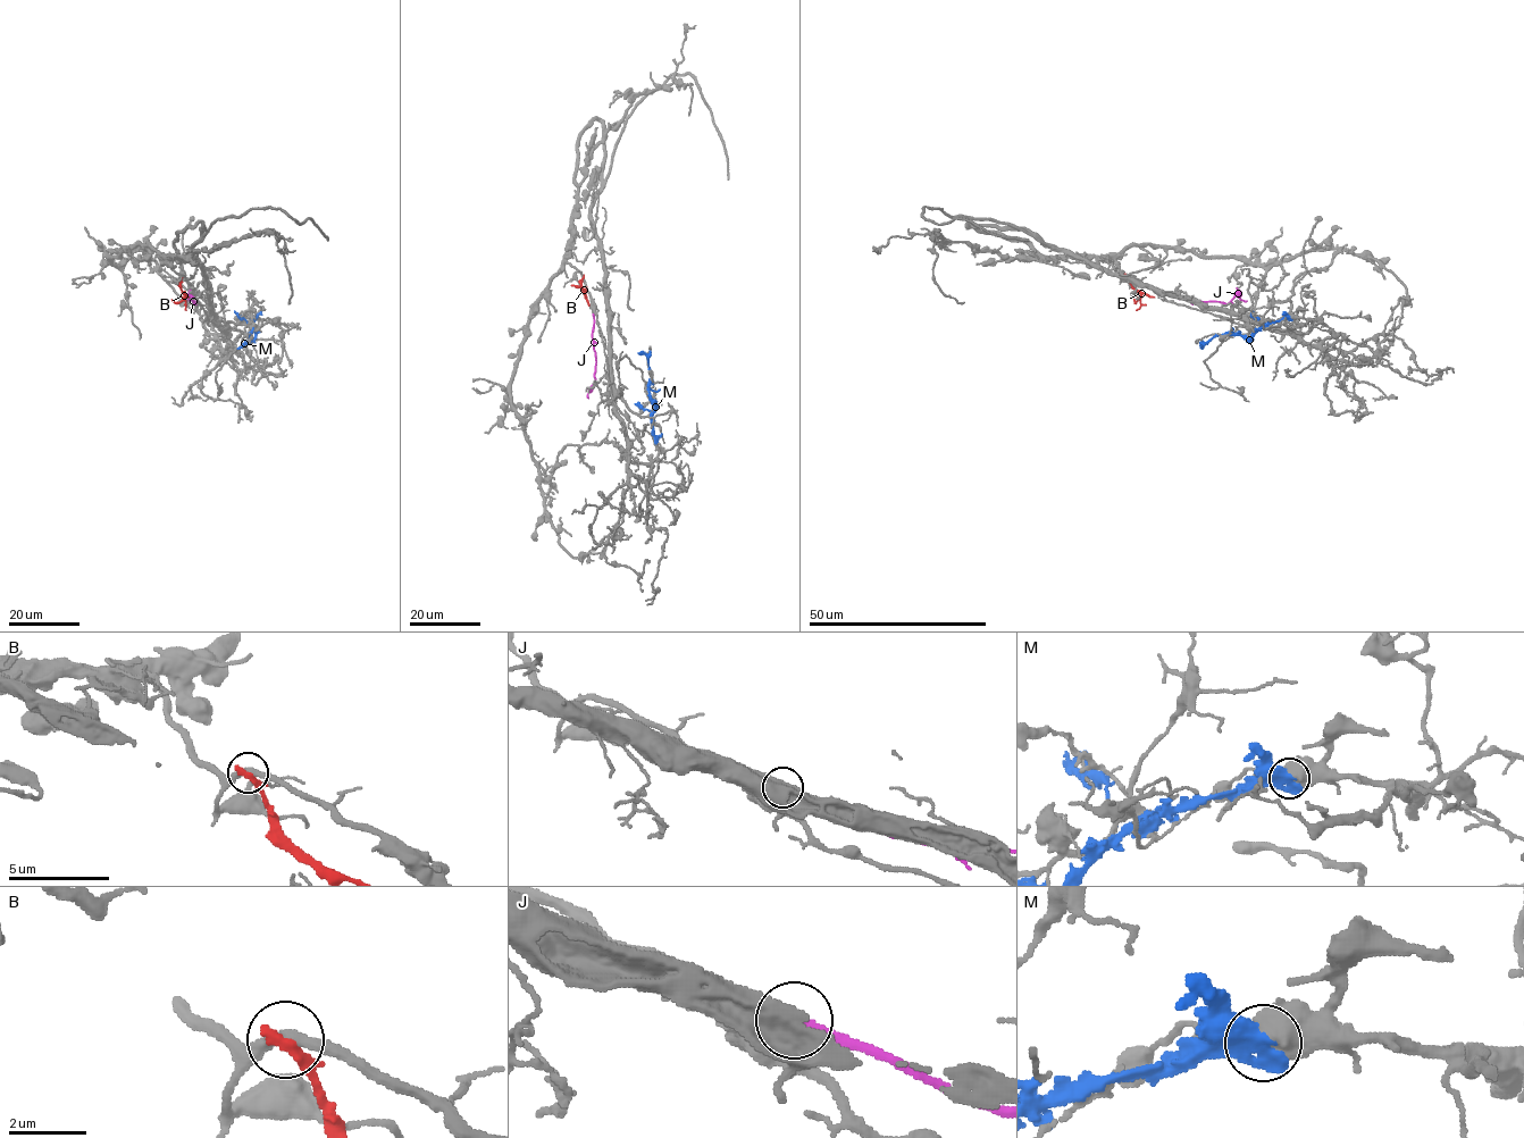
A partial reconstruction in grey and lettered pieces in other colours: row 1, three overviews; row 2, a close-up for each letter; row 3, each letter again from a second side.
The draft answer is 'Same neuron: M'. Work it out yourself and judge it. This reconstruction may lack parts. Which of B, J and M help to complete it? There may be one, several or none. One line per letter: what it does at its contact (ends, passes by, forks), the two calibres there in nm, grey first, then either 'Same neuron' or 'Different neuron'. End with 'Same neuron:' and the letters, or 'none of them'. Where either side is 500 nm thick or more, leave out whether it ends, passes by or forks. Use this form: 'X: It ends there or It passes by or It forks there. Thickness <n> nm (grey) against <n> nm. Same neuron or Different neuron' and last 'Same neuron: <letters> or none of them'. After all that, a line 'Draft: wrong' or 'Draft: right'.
B: It ends there. Thickness 320 nm (grey) against 320 nm. Different neuron
J: Thickness 500 nm (grey) against 280 nm. Same neuron
M: Thickness 500 nm (grey) against 600 nm. Different neuron
Same neuron: J
Draft: wrong

